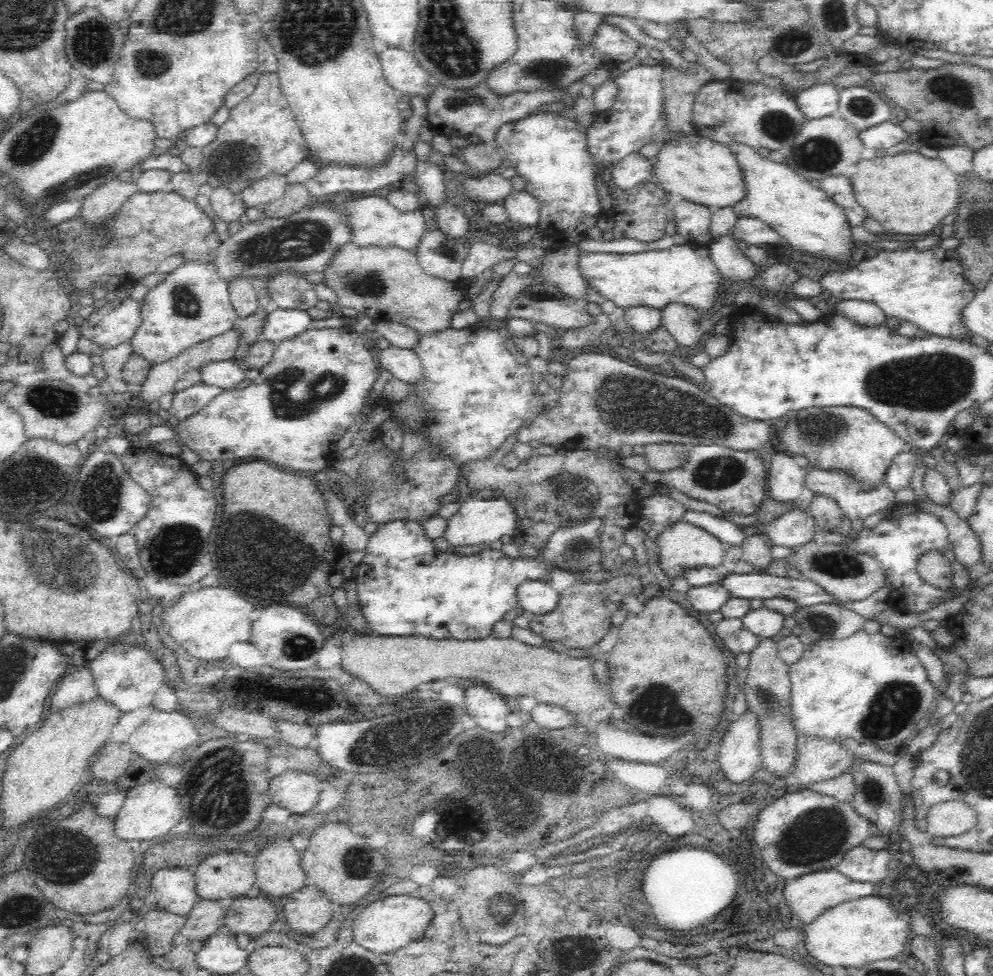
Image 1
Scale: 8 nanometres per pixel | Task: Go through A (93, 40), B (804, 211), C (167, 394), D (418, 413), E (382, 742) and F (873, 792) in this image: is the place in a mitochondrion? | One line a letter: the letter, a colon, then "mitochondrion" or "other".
A: mitochondrion
B: other
C: other
D: mitochondrion
E: mitochondrion
F: mitochondrion

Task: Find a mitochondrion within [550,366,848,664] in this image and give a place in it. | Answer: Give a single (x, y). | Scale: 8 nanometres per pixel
(624, 404)

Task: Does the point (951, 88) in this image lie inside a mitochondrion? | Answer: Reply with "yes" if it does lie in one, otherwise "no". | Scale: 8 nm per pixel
yes

